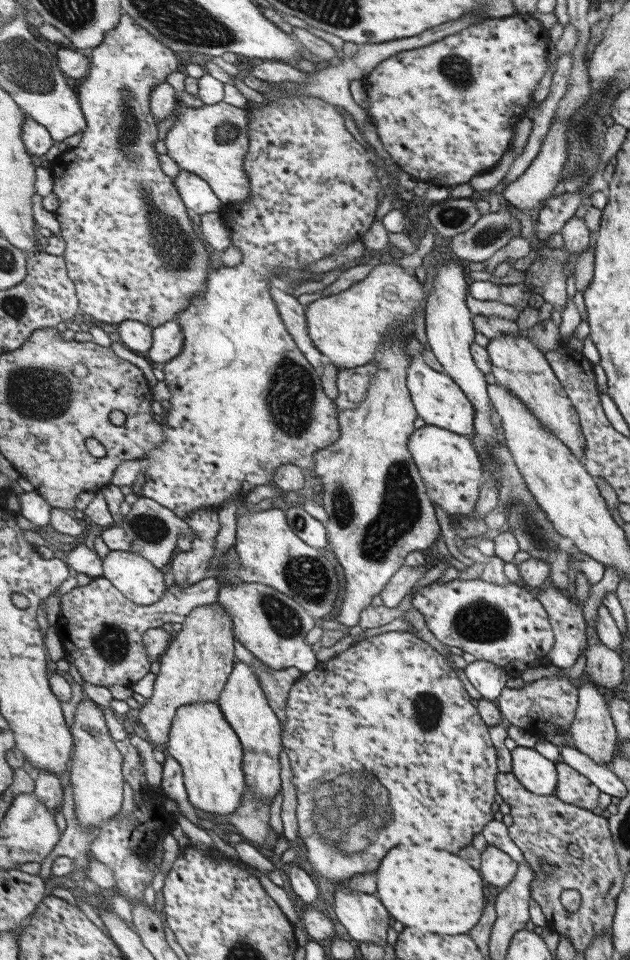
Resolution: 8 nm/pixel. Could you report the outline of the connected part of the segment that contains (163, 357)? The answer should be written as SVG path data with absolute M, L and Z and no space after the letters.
M177 320L155 328L155 345L149 350L149 358L155 362L172 362L184 350L185 332Z

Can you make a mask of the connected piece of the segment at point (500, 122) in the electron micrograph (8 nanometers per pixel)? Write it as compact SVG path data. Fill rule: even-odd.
M514 14L509 17L496 18L496 20L484 20L482 24L474 24L470 28L458 32L454 38L444 38L444 40L434 42L434 44L424 46L424 48L398 52L398 54L390 56L388 60L384 60L382 64L378 64L374 68L374 72L370 76L366 76L366 80L362 80L368 93L368 102L370 102L370 107L367 109L368 116L372 116L372 122L377 128L378 138L380 138L384 150L400 166L401 171L410 174L416 180L429 183L431 186L452 188L455 185L470 183L470 180L476 174L482 175L482 172L496 166L502 160L504 152L508 150L508 146L512 142L512 136L514 136L516 122L524 116L528 104L532 102L532 94L534 94L538 82L546 74L546 68L548 68L548 58L546 56L548 56L548 30L544 25L541 25L538 19L532 16L525 17Z

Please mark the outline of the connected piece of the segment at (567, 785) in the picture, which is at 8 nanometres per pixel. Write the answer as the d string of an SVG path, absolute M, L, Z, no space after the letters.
M564 762L556 764L556 768L559 773L559 782L555 795L568 804L585 806L588 810L594 810L601 793L599 788L586 776Z

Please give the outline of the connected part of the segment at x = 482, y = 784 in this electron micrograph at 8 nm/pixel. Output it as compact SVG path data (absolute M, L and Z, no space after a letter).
M386 632L366 638L347 651L339 654L328 662L319 662L319 668L314 672L305 673L290 693L288 703L288 726L284 726L283 737L285 749L290 758L294 772L294 784L298 790L298 822L300 836L304 840L308 860L314 873L322 884L336 887L338 884L353 879L359 874L374 873L380 860L386 852L398 844L403 846L422 846L430 850L446 850L456 854L465 845L472 845L474 838L482 834L483 829L490 824L492 804L498 788L498 768L496 768L496 750L488 736L488 726L480 718L477 706L472 706L468 692L464 690L462 680L448 666L446 658L438 654L430 644L417 638L410 632Z

